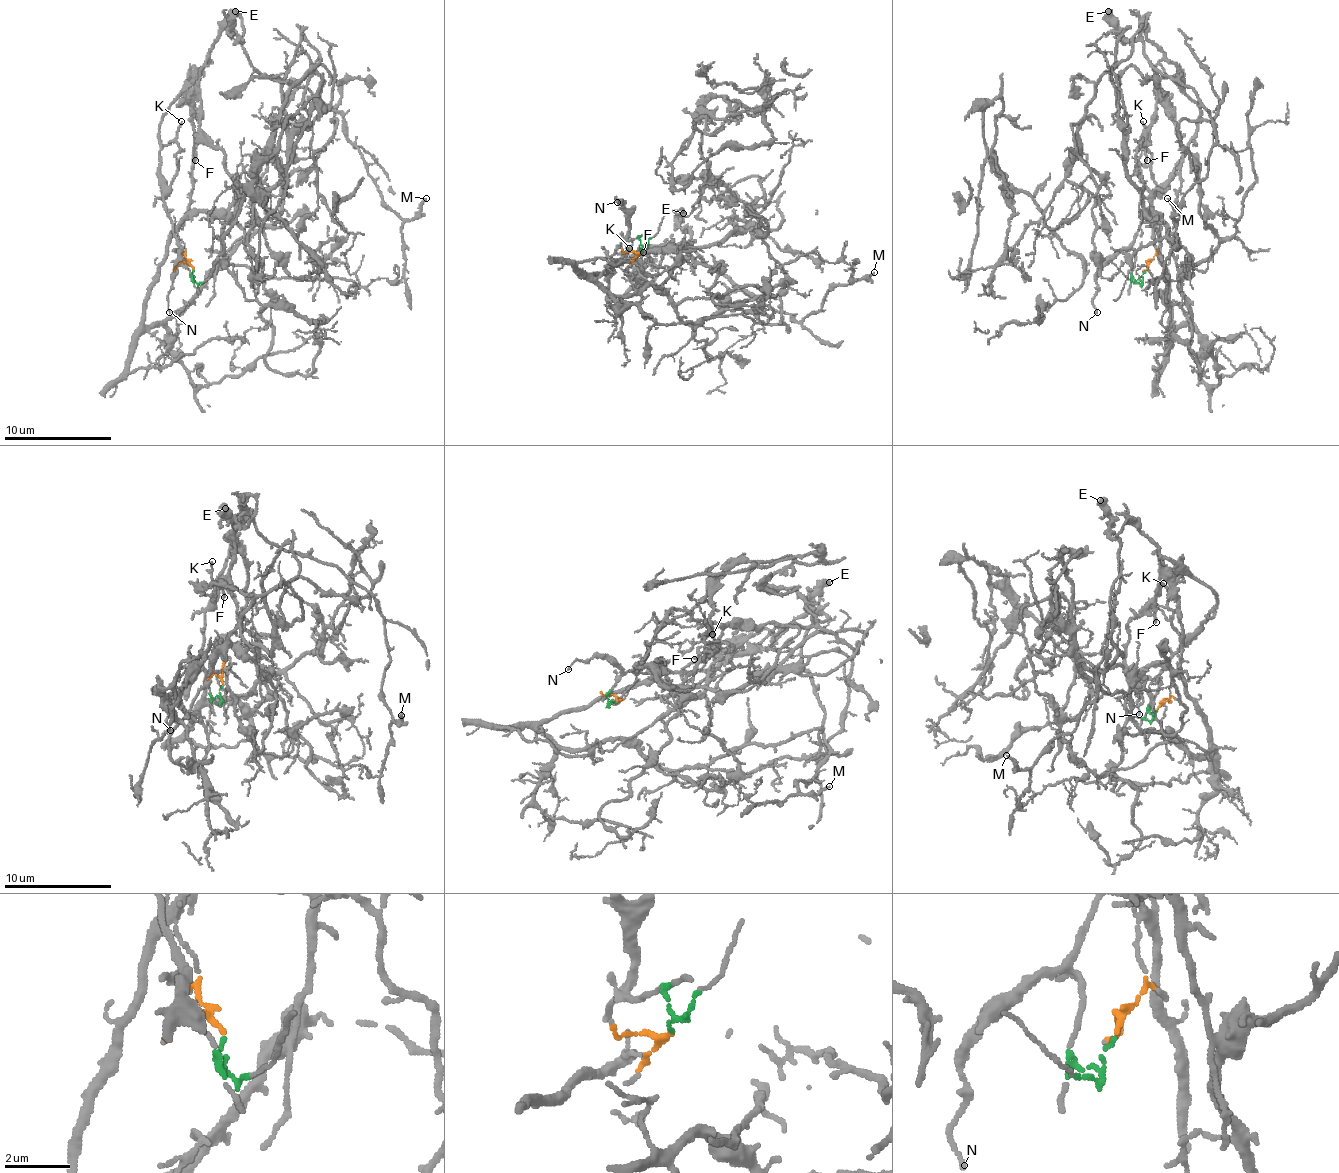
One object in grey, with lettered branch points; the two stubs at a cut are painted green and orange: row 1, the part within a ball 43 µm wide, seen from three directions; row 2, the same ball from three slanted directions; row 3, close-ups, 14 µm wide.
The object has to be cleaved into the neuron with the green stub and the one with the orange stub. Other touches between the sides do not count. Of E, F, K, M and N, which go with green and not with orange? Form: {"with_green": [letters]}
{"with_green": ["E", "F", "K", "M", "N"]}

